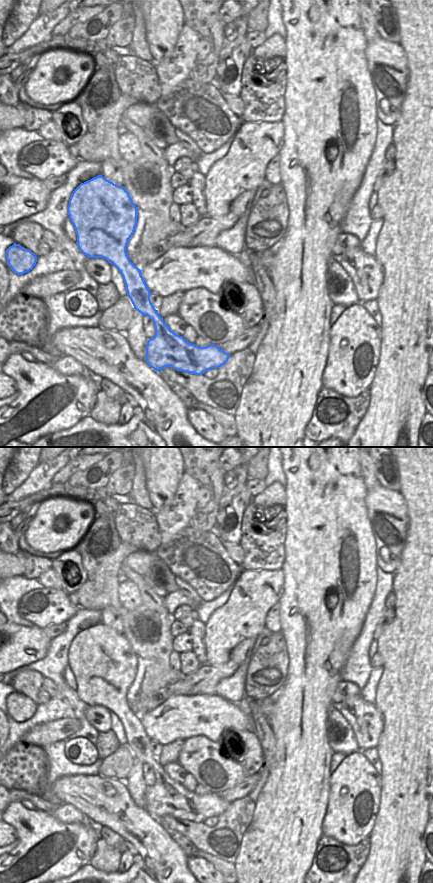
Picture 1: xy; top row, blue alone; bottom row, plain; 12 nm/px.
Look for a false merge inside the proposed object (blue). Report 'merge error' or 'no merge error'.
no merge error

